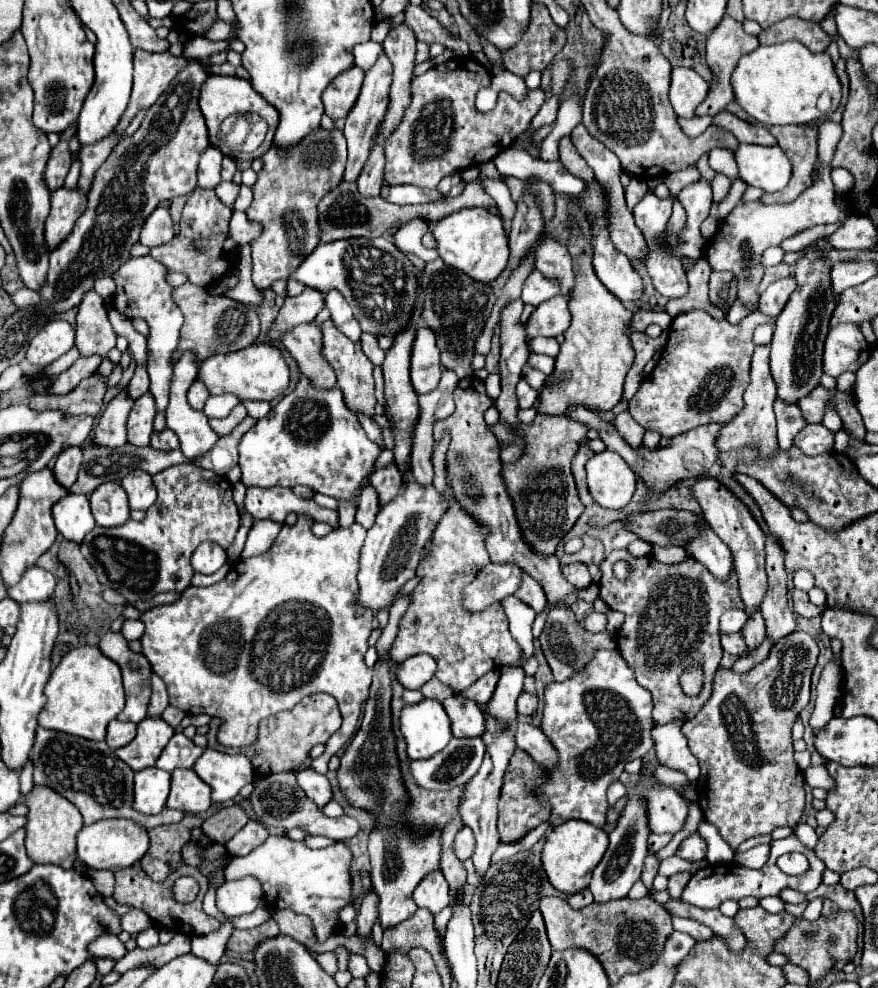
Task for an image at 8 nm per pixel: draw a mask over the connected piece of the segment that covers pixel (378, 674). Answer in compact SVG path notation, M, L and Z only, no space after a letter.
M389 655L383 661L377 661L375 675L371 683L371 695L363 709L363 723L357 731L351 745L341 755L339 783L341 791L347 795L347 801L355 807L371 809L379 815L379 827L369 837L369 855L371 855L371 881L379 897L379 923L383 929L407 921L417 911L413 901L413 891L427 877L427 873L439 869L441 843L439 833L431 833L421 841L413 841L411 835L401 827L403 811L409 803L407 791L403 789L397 757L395 757L395 737L391 733L391 679L389 679Z

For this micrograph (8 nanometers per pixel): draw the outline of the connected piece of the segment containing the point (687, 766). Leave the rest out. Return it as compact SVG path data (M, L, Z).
M667 723L661 727L653 727L651 737L655 743L659 765L685 773L687 781L695 785L699 779L699 763L687 747L687 739L681 733L681 723Z

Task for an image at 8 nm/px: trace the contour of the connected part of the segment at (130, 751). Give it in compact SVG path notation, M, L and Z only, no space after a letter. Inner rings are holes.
M147 717L137 725L137 737L129 745L117 749L115 755L133 771L153 767L173 733L173 727L169 727L161 717Z

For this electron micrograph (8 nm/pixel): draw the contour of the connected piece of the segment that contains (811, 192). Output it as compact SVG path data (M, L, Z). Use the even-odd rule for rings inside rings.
M823 121L823 125L819 127L819 159L823 161L821 163L821 169L819 169L819 181L813 183L807 191L803 191L793 203L787 203L787 205L761 205L759 201L753 201L753 203L737 203L737 207L723 219L721 227L717 229L713 241L707 245L707 251L705 251L705 257L709 259L709 265L711 269L717 269L717 271L731 271L735 277L737 277L737 297L743 299L745 303L751 303L751 305L757 305L757 285L763 277L763 269L761 269L761 253L771 247L771 245L779 245L783 239L799 233L799 231L805 231L805 229L811 229L815 225L829 225L829 223L837 223L837 225L843 225L847 221L847 213L843 213L837 205L835 205L835 191L833 191L833 183L831 183L831 167L829 167L829 161L833 157L833 151L837 147L841 139L841 125L839 123L833 123L833 121Z

